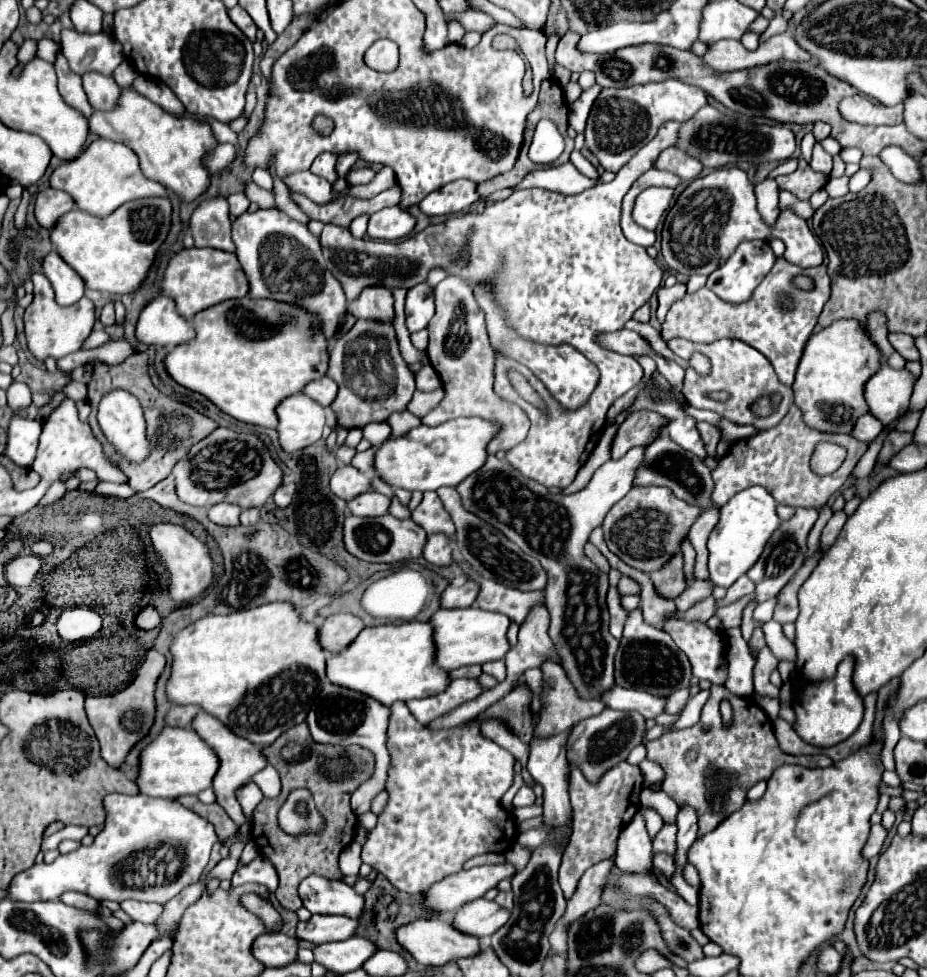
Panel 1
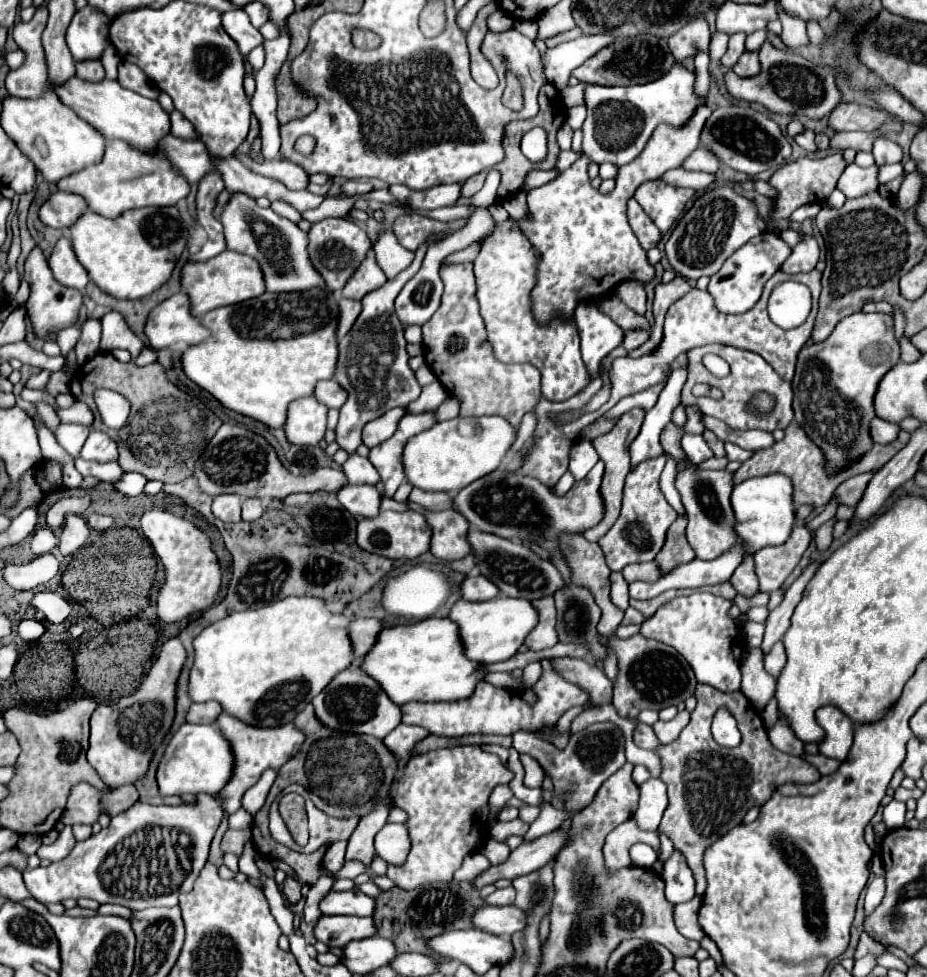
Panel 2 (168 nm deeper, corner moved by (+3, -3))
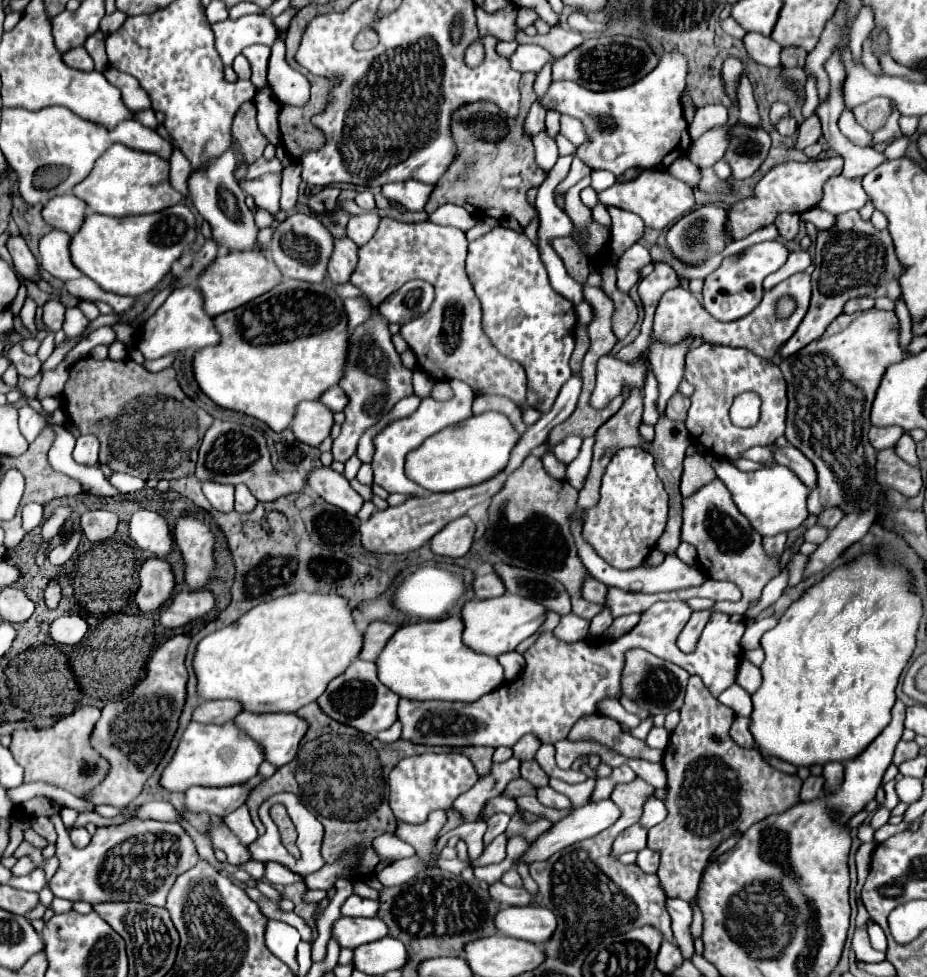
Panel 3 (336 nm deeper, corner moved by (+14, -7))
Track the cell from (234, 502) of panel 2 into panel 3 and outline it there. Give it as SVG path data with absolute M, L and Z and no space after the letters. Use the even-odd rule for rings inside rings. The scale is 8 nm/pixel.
M204 481L202 491L218 511L230 513L234 509L234 487L228 487L226 483L208 483L208 481Z

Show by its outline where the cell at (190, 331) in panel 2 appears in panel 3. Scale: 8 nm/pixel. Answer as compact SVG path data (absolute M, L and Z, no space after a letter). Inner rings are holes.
M194 285L178 287L170 293L164 305L146 321L138 341L138 349L146 359L160 359L168 353L178 353L186 349L202 349L220 343L220 335L214 327L214 319L206 315L202 305L202 293Z

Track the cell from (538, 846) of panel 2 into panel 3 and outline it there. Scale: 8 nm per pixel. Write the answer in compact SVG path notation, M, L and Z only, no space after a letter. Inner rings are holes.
M602 799L602 801L596 801L596 803L588 803L584 807L578 807L574 809L570 815L566 815L564 819L560 819L558 823L554 823L554 827L550 831L546 831L544 835L540 835L528 849L528 853L520 859L524 863L534 863L534 861L544 861L548 857L552 857L554 853L562 851L564 847L570 847L572 843L578 843L578 841L584 841L584 839L590 839L594 835L598 835L600 831L608 829L612 823L616 823L616 819L620 817L620 807L616 807L616 803L612 803L612 799Z

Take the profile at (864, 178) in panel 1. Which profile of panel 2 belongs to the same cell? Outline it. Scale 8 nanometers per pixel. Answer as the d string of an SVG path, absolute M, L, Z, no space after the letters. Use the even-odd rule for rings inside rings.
M897 163L897 165L883 165L883 167L879 167L877 181L879 181L879 185L885 185L885 183L897 179L897 177L903 177L903 175L905 175L905 169L903 169L901 163Z

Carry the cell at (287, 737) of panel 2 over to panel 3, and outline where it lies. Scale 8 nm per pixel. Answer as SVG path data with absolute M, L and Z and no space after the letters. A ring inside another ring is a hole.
M242 713L234 721L238 723L240 729L244 729L252 739L256 739L266 749L266 761L270 761L276 767L282 767L296 757L300 739L308 731L308 721L296 713L292 715Z

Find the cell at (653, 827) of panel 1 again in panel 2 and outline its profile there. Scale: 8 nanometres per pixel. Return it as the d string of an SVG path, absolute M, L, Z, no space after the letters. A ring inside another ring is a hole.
M635 843L631 847L631 859L637 861L637 865L641 867L651 867L657 861L657 853L647 843Z

